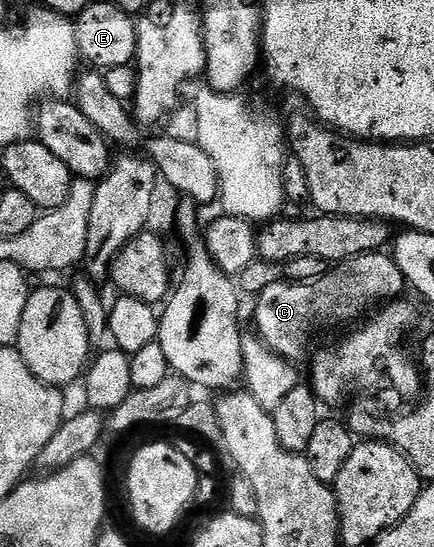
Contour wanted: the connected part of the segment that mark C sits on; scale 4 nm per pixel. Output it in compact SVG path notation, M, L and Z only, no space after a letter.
M383 250L336 263L319 280L282 283L264 286L263 293L255 304L254 331L278 356L292 362L299 362L303 355L308 355L311 335L318 328L323 328L326 324L343 324L346 320L358 321L358 316L366 308L374 309L390 301L391 292L403 294L409 288L395 259Z

